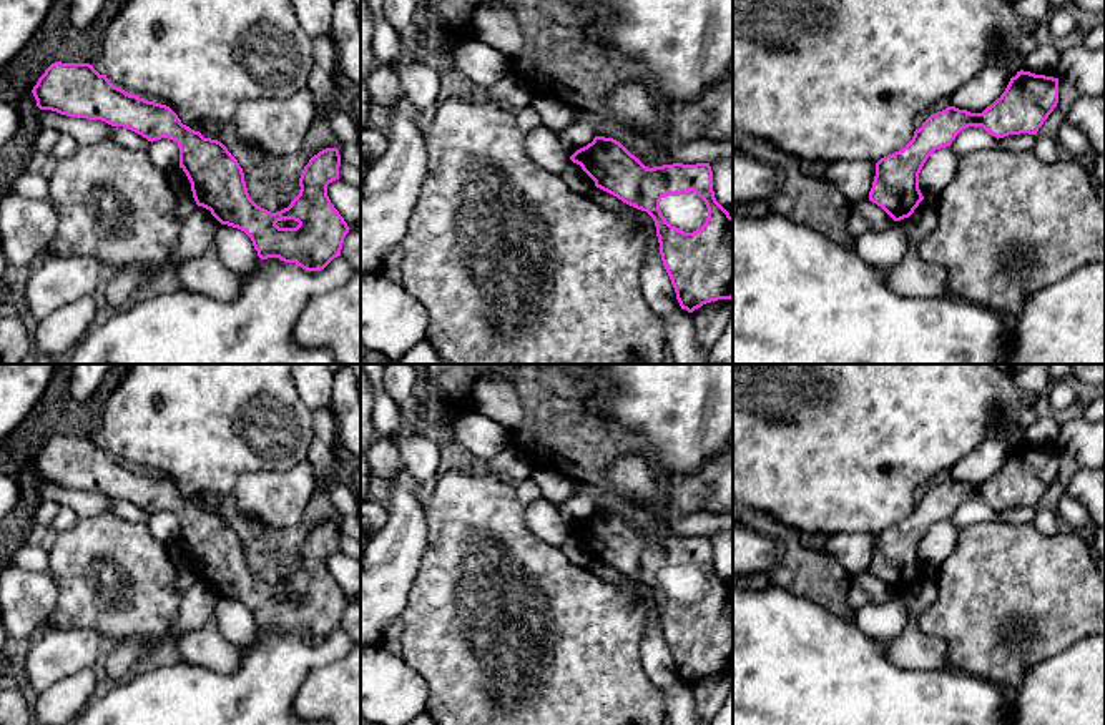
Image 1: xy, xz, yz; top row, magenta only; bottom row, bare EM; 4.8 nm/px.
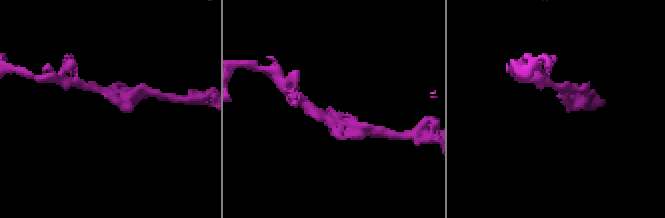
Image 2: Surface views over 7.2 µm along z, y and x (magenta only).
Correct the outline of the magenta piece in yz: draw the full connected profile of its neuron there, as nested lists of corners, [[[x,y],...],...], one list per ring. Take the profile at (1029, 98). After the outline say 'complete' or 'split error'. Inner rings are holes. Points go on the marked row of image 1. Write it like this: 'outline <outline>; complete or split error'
outline [[[1020,70],[982,113],[947,106],[931,115],[902,150],[876,163],[869,201],[894,221],[909,218],[924,200],[919,173],[936,150],[950,146],[969,126],[982,126],[997,140],[1020,133],[1037,135],[1057,103],[1058,78]]]; complete

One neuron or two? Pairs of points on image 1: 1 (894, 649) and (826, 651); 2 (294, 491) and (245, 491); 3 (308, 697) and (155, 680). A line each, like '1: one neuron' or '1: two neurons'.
1: two neurons
2: one neuron
3: two neurons

